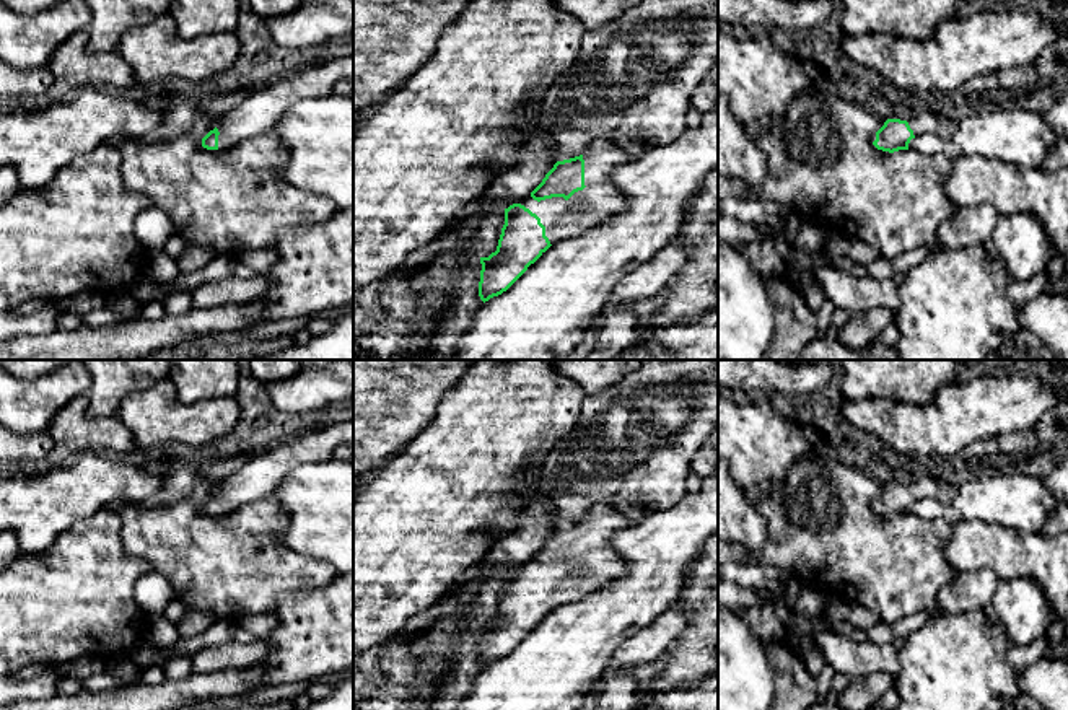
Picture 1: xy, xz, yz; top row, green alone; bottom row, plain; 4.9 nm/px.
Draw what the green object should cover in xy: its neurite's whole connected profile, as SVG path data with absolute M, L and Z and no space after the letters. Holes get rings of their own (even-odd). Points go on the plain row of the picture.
M353 419L308 430L288 440L274 440L231 474L202 503L207 515L233 513L239 506L274 495L283 479L308 462L326 462L334 451L353 443Z

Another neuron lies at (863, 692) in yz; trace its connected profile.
M871 673L853 677L850 686L838 697L843 710L869 710L878 705L881 697L894 686L894 677L886 673Z

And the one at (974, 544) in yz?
M980 519L959 521L952 524L944 554L956 573L991 568L1000 580L1031 578L1037 581L1055 620L1065 622L1068 616L1068 531L1045 536L1044 532L1019 532Z

